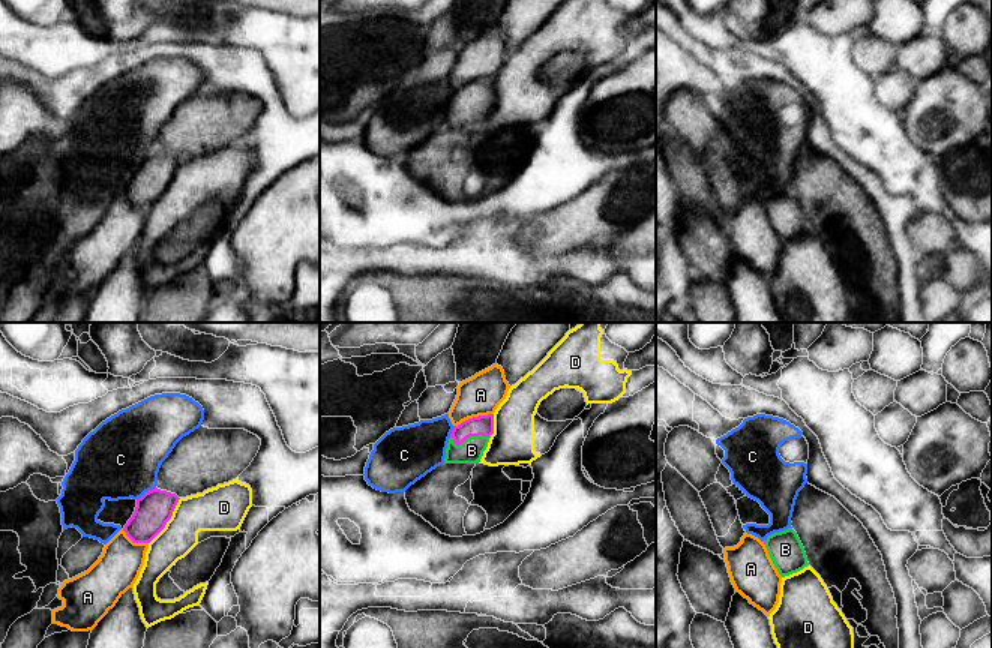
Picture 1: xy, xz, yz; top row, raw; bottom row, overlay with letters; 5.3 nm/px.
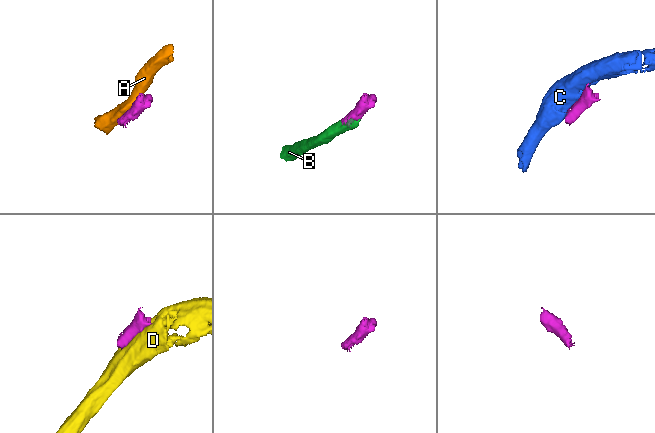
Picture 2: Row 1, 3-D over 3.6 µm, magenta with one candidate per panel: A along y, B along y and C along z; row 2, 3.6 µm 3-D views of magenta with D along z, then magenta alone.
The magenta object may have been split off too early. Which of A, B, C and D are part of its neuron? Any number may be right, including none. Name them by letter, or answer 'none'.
B

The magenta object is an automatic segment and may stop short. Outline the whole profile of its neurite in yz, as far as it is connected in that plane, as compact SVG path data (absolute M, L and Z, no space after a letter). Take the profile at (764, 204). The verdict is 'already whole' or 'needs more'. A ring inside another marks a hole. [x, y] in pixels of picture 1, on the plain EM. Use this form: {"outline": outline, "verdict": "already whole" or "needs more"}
{"outline": "M792 192L768 200L764 208L782 242L809 230L804 212Z", "verdict": "needs more"}

